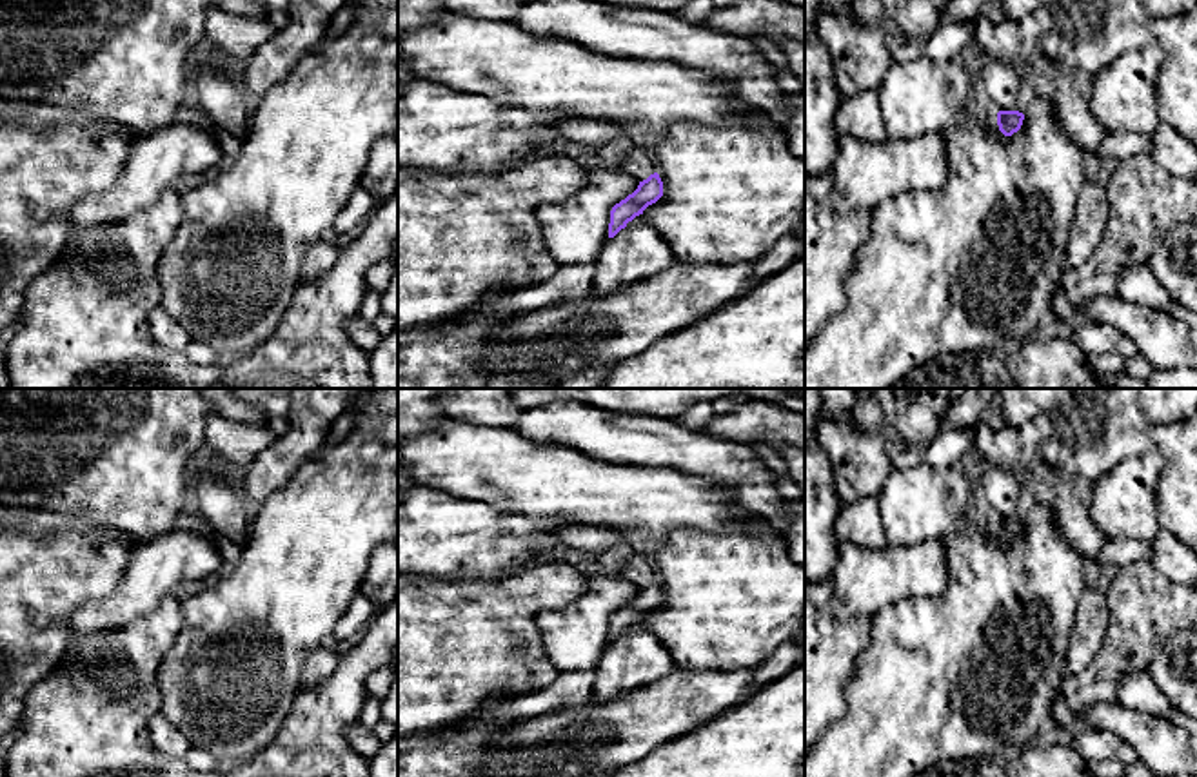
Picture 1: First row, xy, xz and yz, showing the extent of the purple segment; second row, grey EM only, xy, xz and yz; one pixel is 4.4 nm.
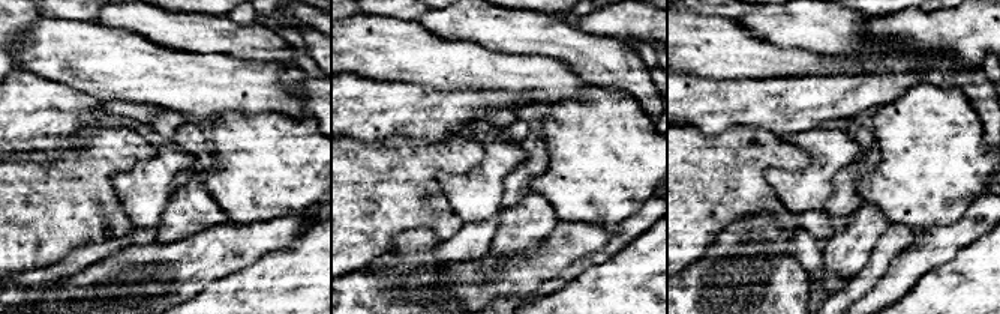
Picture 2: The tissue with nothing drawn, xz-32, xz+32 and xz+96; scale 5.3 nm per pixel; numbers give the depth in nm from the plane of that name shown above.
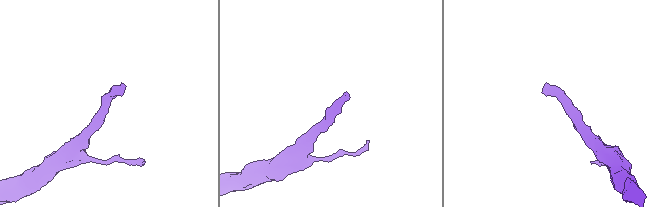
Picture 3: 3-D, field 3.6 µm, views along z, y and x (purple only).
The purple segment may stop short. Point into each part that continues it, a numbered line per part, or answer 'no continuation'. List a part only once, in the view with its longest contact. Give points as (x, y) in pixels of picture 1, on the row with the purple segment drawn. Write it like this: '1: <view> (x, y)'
1: xz (638, 164)

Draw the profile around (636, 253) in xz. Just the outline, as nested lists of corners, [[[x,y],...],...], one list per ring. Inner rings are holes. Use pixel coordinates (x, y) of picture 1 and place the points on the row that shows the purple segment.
[[[639,214],[601,247],[592,292],[614,294],[658,276],[676,261],[665,238]]]

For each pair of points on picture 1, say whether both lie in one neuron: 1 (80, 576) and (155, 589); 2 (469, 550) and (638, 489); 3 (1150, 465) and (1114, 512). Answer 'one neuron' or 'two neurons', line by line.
1: two neurons
2: two neurons
3: one neuron

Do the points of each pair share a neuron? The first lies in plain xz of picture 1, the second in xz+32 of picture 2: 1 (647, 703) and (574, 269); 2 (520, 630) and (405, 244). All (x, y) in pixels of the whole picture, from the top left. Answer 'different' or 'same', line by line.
1: different
2: different

